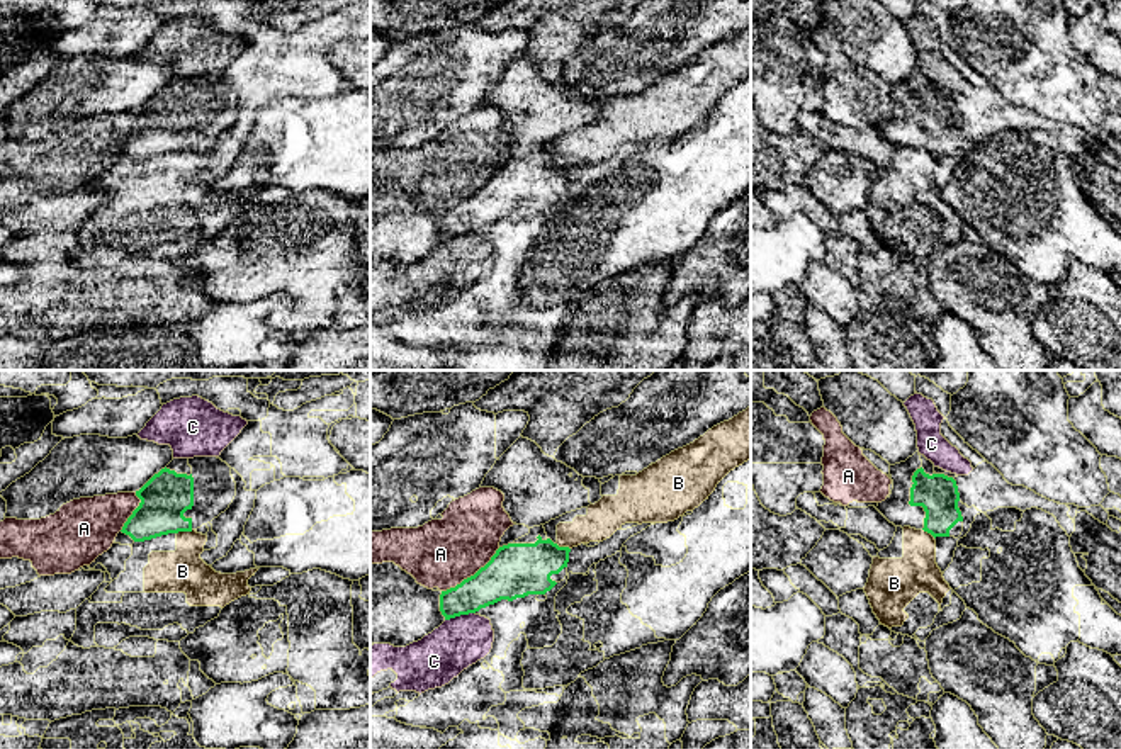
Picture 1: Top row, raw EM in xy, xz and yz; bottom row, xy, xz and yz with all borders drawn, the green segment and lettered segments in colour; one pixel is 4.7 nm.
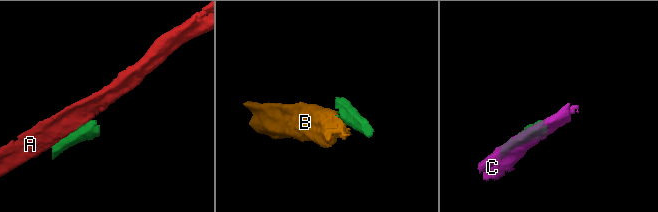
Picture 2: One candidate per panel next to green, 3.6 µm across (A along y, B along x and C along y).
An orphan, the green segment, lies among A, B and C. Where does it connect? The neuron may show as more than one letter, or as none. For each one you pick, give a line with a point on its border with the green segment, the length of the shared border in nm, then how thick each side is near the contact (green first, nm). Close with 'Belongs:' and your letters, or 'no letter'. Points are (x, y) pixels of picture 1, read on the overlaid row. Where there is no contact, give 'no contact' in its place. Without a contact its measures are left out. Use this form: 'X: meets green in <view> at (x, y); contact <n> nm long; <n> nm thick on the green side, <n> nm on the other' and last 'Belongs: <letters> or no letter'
Belongs: no letter

